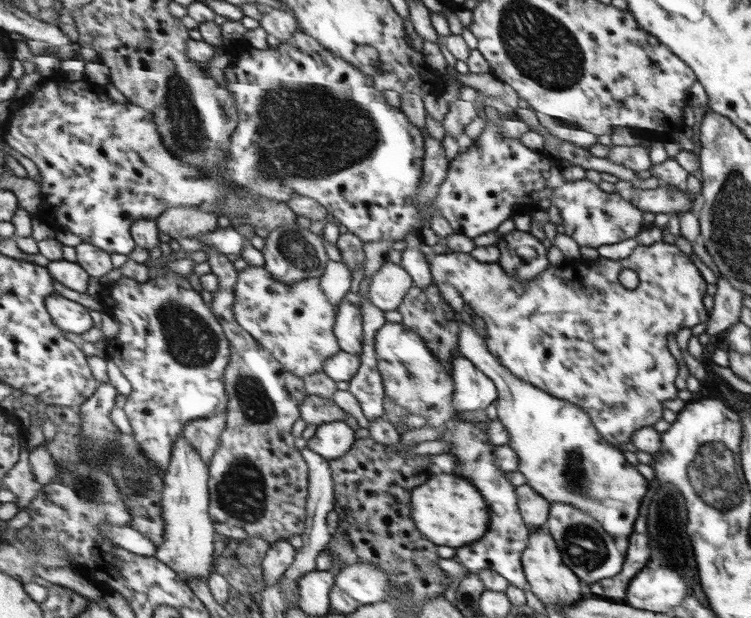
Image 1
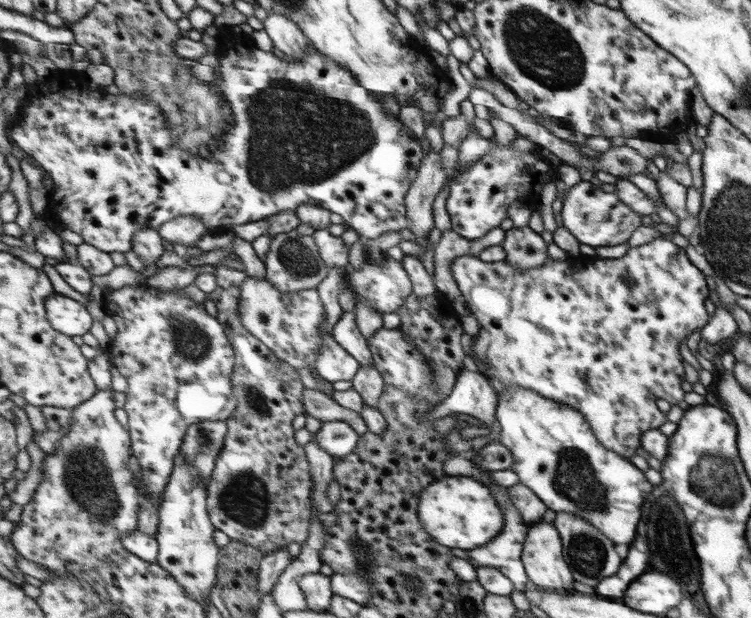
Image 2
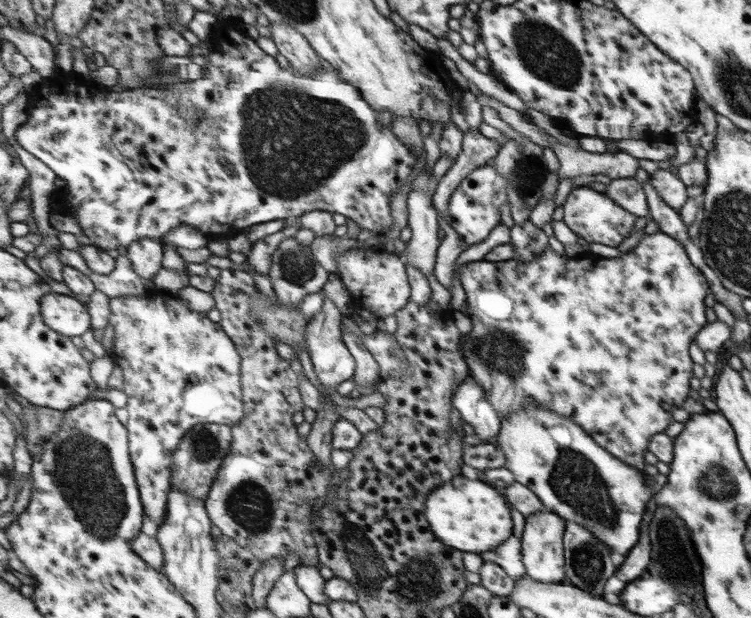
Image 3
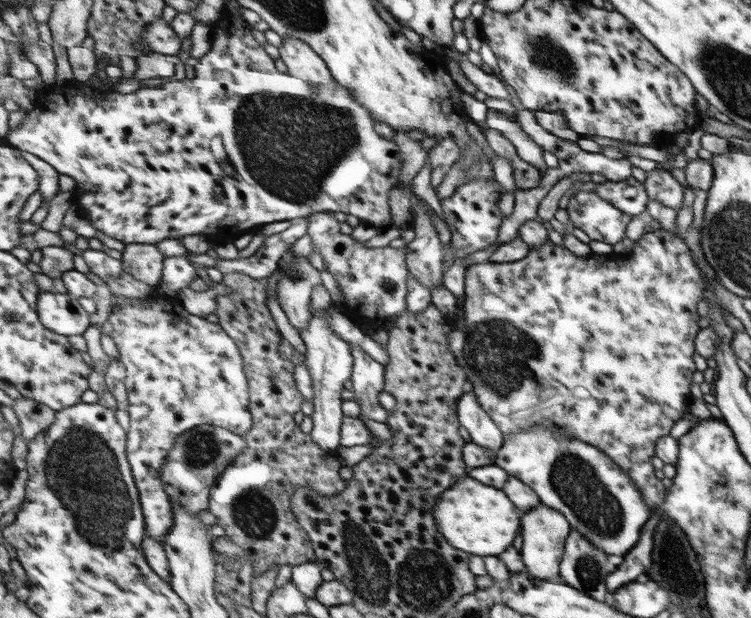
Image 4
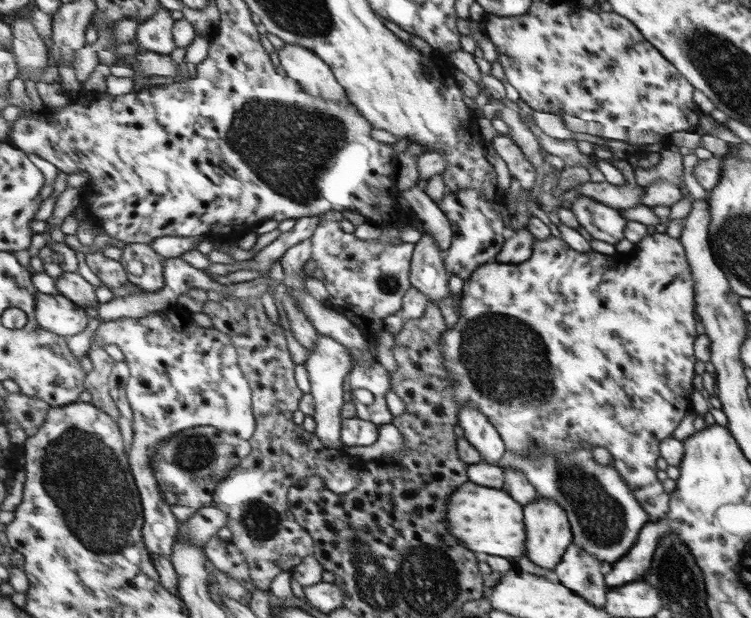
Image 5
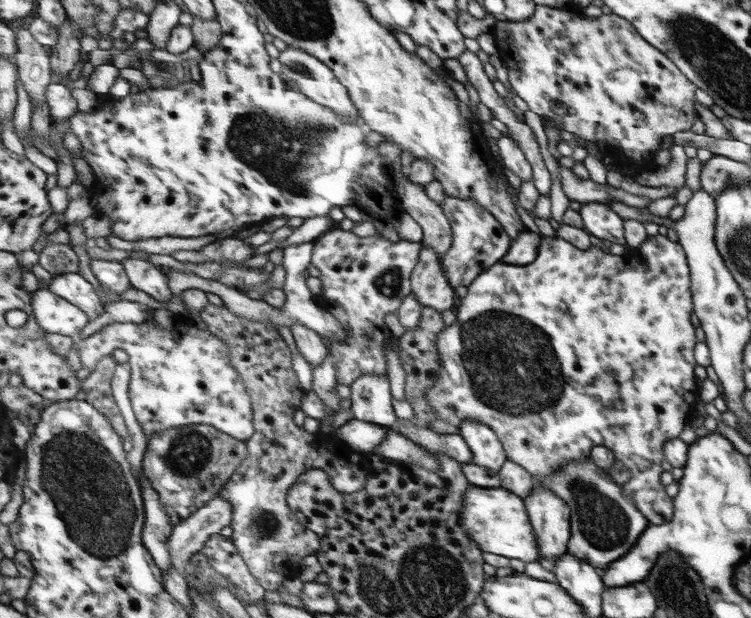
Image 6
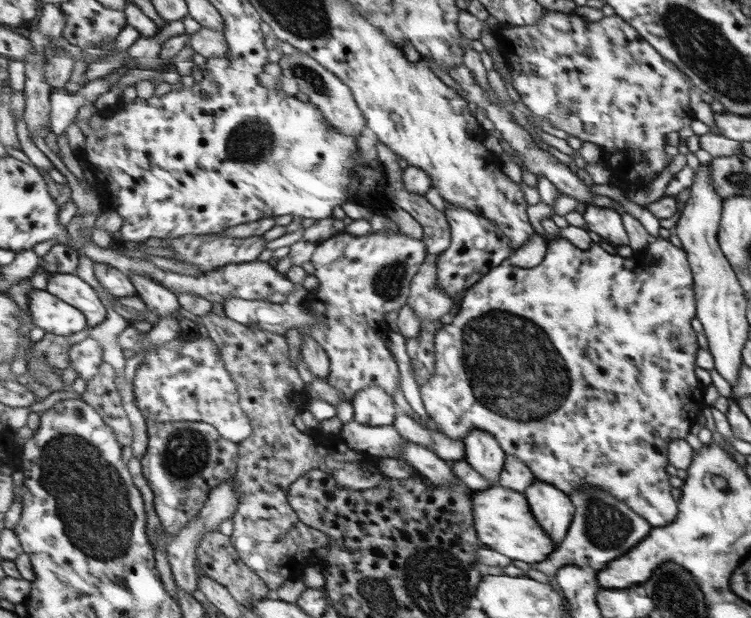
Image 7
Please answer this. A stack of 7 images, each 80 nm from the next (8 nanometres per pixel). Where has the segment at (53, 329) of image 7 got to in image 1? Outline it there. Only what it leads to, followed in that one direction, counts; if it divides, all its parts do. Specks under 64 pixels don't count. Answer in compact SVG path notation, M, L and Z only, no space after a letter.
M53 294L46 300L46 307L54 323L65 332L73 334L85 334L93 328L93 318L89 314L89 308L69 300L66 296Z

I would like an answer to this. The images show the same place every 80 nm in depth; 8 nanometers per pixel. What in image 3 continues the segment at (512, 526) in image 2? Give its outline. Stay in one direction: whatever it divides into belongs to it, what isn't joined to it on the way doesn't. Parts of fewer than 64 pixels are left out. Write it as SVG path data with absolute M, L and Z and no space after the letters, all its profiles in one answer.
M510 536L505 544L499 546L498 550L483 552L479 554L483 564L495 562L503 568L509 576L515 581L521 580L526 575L525 566L523 565L522 539Z

